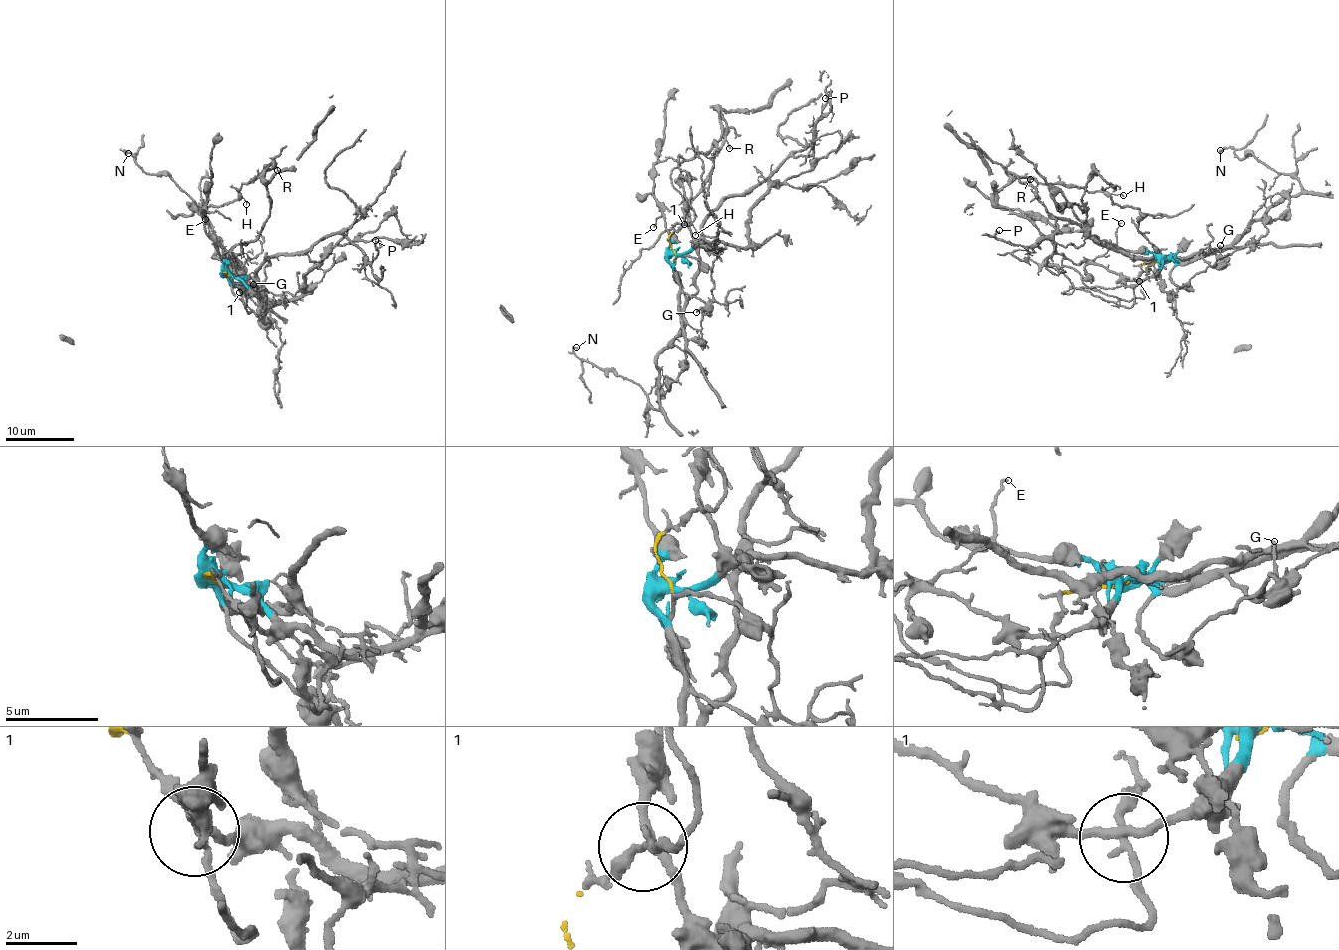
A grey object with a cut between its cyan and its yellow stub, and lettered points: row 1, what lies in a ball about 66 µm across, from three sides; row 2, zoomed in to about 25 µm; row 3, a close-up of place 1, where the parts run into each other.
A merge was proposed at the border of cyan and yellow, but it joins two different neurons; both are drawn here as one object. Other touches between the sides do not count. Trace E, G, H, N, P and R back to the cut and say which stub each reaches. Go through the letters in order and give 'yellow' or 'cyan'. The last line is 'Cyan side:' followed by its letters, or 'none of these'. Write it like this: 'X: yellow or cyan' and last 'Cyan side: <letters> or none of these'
E: cyan
G: cyan
H: yellow
N: cyan
P: cyan
R: yellow
Cyan side: E, G, N, P

